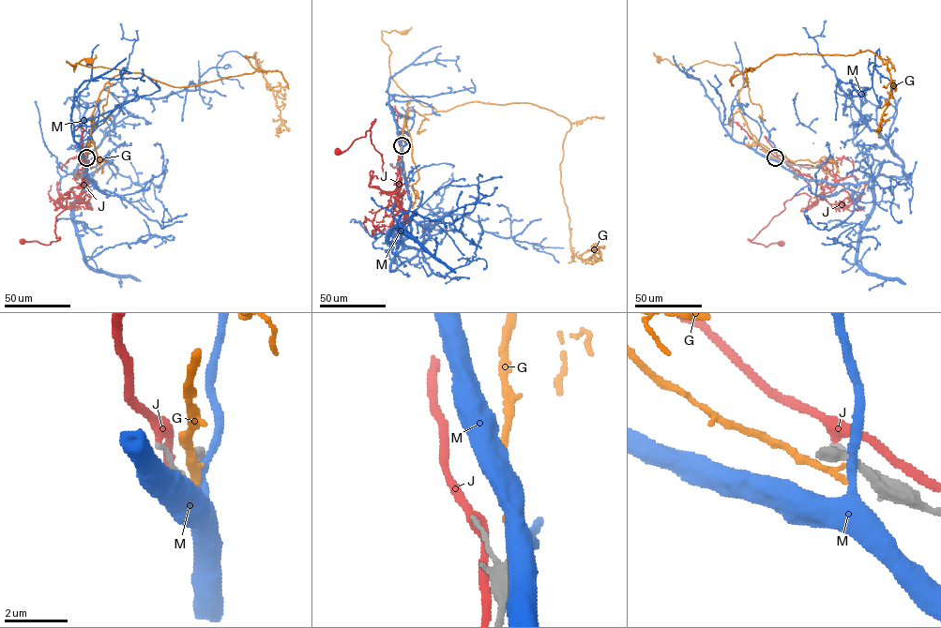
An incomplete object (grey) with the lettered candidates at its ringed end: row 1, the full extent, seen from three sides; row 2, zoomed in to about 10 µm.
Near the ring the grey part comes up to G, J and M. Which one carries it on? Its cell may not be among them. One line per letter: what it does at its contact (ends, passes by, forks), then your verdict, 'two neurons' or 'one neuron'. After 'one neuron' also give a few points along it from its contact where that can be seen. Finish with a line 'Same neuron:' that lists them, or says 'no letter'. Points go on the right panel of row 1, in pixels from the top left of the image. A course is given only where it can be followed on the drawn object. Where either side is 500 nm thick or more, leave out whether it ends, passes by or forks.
G: it ends there; two neurons
J: it passes by; two neurons
M: it passes by; two neurons
Same neuron: no letter

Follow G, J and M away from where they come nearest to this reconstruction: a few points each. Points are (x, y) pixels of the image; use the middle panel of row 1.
G: (402, 145), (408, 112), (420, 114), (436, 110), (409, 97), (390, 76), (391, 52), (381, 31), (404, 32)
J: (400, 146), (401, 182), (386, 193), (370, 186), (373, 176), (385, 179), (371, 143), (375, 119), (337, 152)
M: (402, 147), (411, 234), (390, 270), (414, 258), (429, 231), (450, 214), (531, 243), (558, 262)

